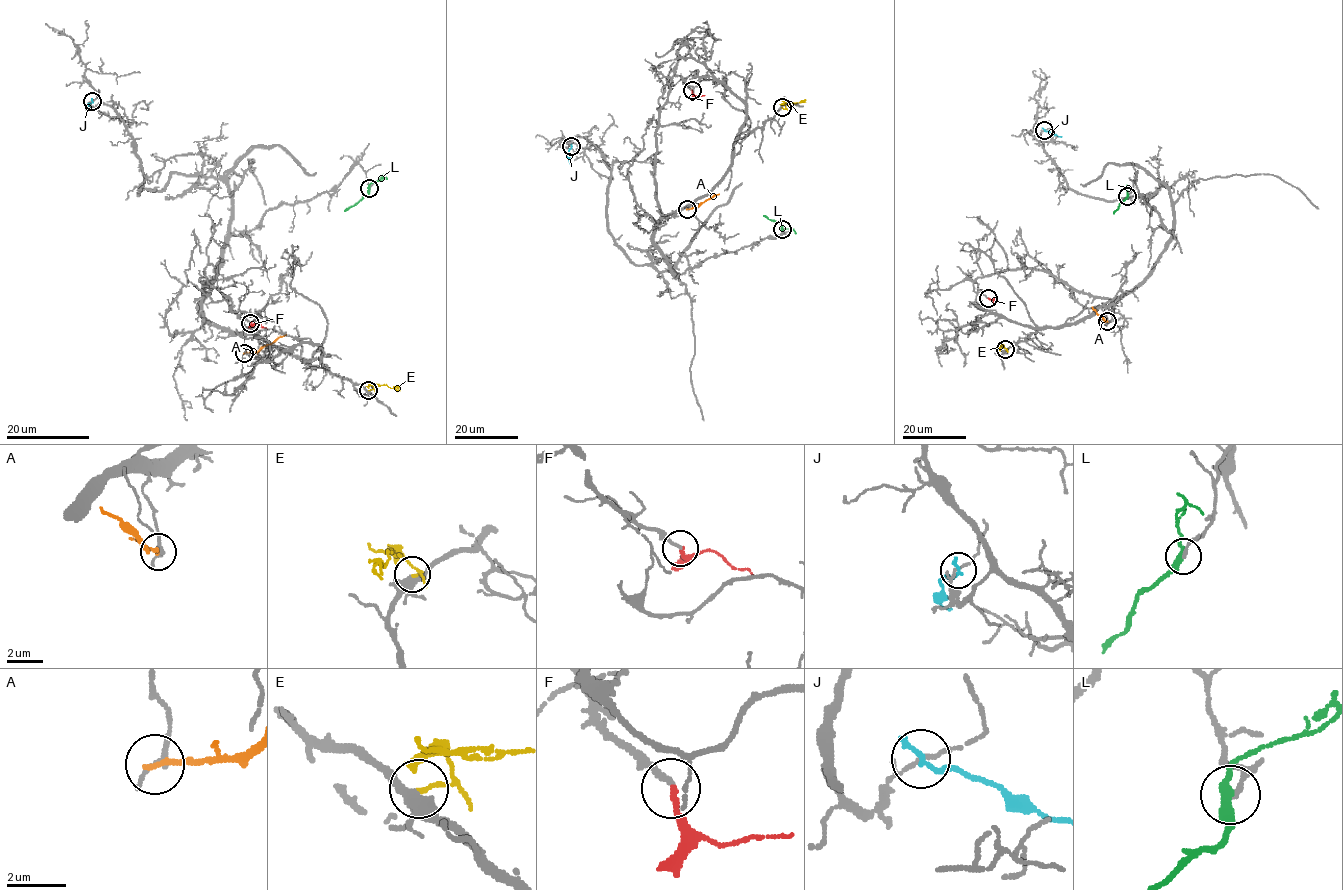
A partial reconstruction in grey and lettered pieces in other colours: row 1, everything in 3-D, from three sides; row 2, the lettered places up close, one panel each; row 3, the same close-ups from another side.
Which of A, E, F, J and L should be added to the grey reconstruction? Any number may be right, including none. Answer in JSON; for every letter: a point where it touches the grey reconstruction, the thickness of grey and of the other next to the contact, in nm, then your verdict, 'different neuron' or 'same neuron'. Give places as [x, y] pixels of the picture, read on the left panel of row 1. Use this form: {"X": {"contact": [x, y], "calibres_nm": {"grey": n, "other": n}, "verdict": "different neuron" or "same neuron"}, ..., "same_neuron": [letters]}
{"A": {"contact": [244, 353], "calibres_nm": {"grey": 220, "other": 200}, "verdict": "different neuron"}, "E": {"contact": [368, 390], "calibres_nm": {"grey": 360, "other": 120}, "verdict": "different neuron"}, "F": {"contact": [250, 323], "calibres_nm": {"grey": 190, "other": 180}, "verdict": "same neuron"}, "J": {"contact": [92, 101], "calibres_nm": {"grey": 110, "other": 200}, "verdict": "different neuron"}, "L": {"contact": [369, 188], "calibres_nm": {"grey": 190, "other": 320}, "verdict": "different neuron"}, "same_neuron": ["F"]}

